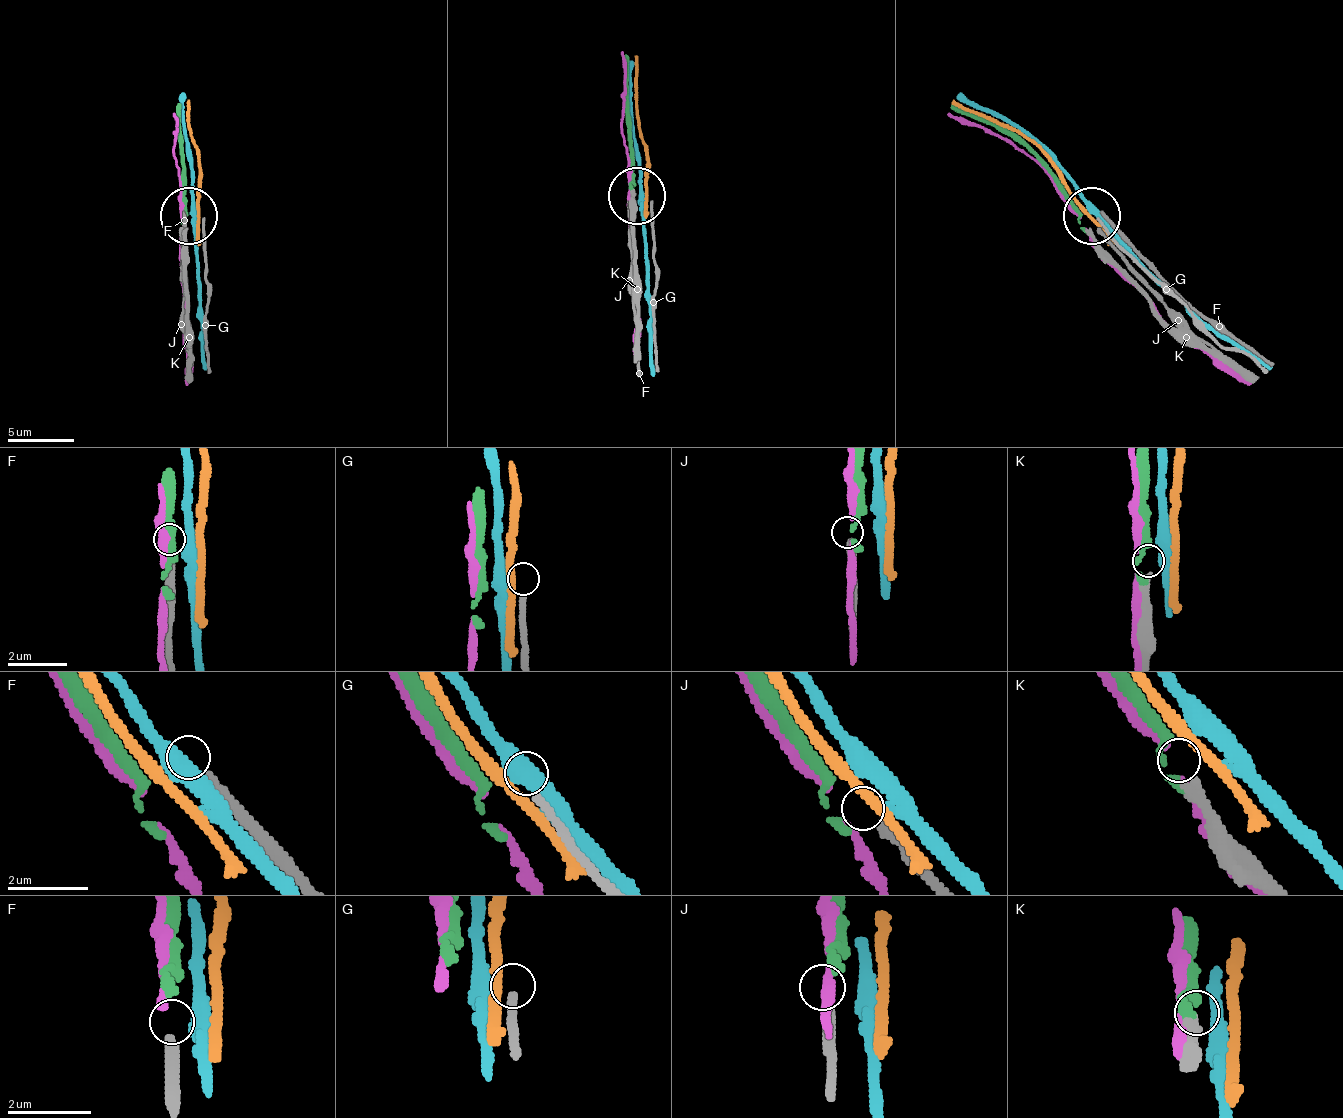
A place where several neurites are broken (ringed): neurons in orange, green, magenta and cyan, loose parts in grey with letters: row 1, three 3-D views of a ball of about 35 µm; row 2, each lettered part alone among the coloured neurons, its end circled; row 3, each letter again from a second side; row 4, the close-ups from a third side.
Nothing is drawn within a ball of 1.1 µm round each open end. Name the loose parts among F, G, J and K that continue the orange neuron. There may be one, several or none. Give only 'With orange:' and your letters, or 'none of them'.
With orange: none of them

